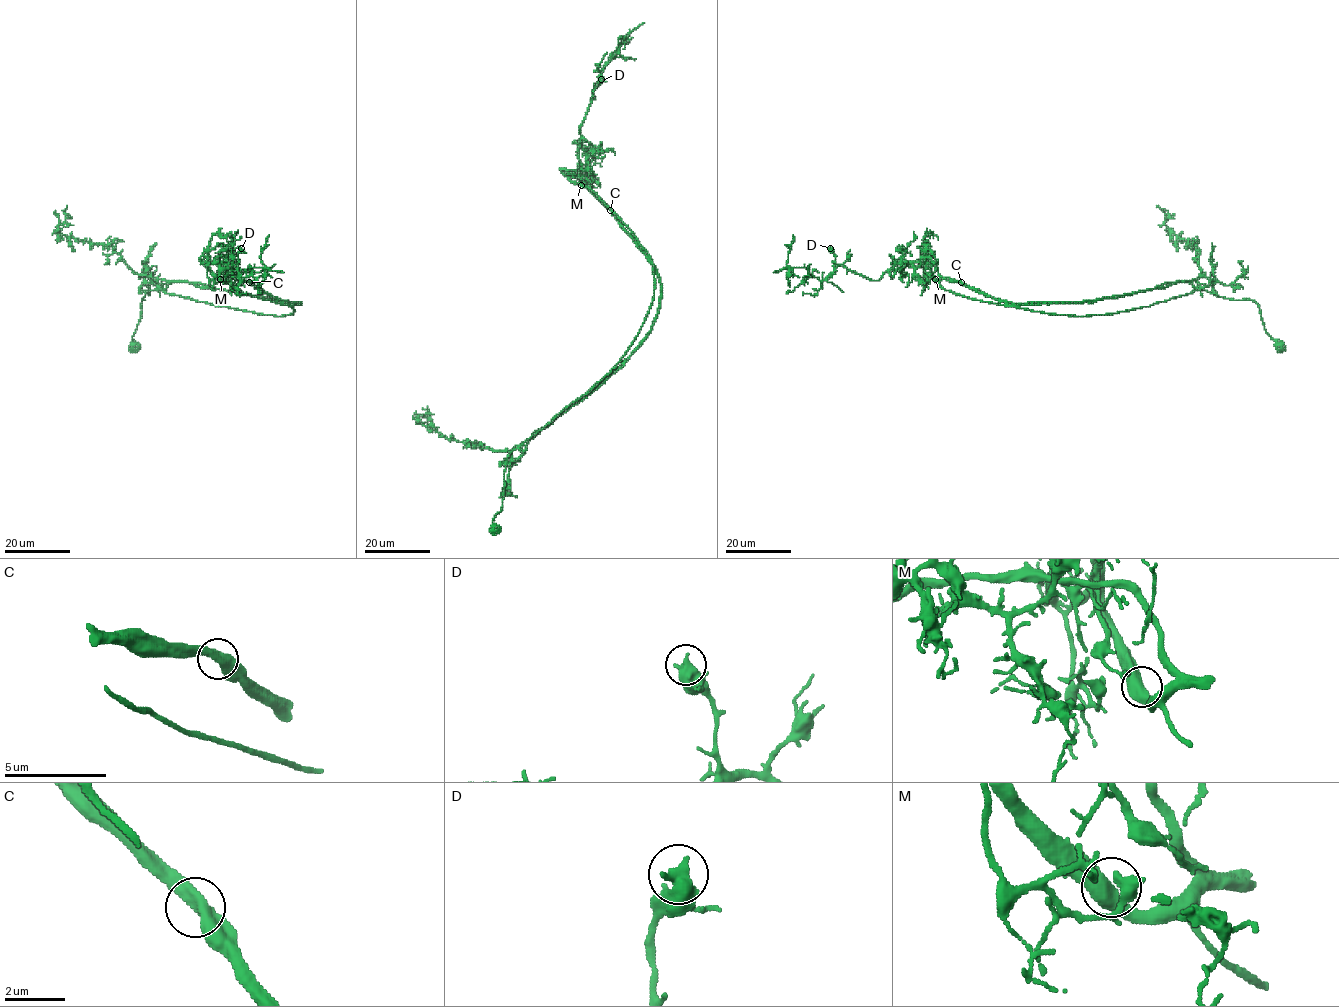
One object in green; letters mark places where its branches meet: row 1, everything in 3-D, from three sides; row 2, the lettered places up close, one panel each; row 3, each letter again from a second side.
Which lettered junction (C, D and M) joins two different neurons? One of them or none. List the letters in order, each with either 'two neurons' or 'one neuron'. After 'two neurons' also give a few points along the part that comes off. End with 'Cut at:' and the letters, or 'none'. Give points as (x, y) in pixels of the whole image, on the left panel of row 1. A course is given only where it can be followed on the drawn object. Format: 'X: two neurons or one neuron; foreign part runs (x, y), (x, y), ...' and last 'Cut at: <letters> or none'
C: two neurons; foreign part runs (250, 282), (295, 311), (255, 313), (149, 290), (132, 337), (136, 350)
D: one neuron
M: one neuron
Cut at: C

